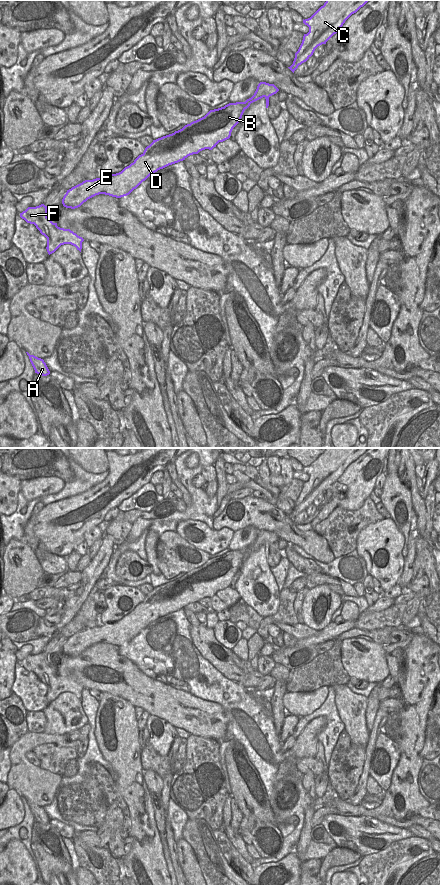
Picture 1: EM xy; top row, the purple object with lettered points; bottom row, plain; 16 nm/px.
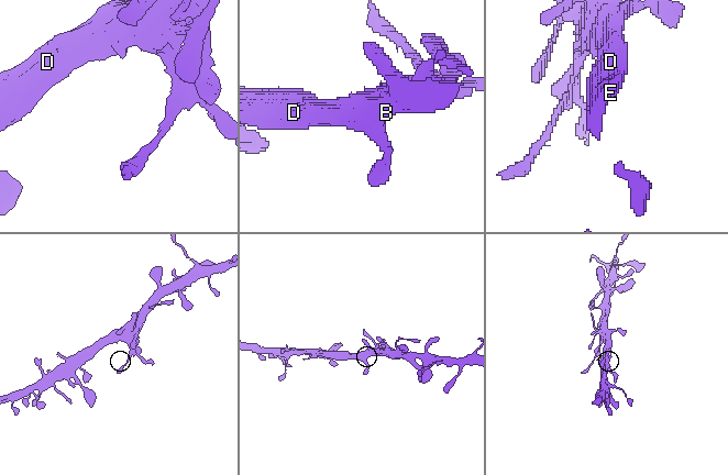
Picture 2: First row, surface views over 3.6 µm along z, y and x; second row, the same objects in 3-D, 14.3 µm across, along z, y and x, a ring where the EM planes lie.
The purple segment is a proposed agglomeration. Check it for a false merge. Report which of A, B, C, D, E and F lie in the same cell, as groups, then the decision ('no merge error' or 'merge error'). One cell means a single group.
A B C D E F; no merge error

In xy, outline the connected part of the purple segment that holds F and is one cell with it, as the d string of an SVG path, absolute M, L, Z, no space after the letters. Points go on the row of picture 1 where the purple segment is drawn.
M41 204L36 207L28 207L20 213L20 217L27 223L34 224L42 235L47 238L47 252L54 253L61 245L71 244L81 252L84 239L70 229L64 229L53 223L47 216L47 206Z

